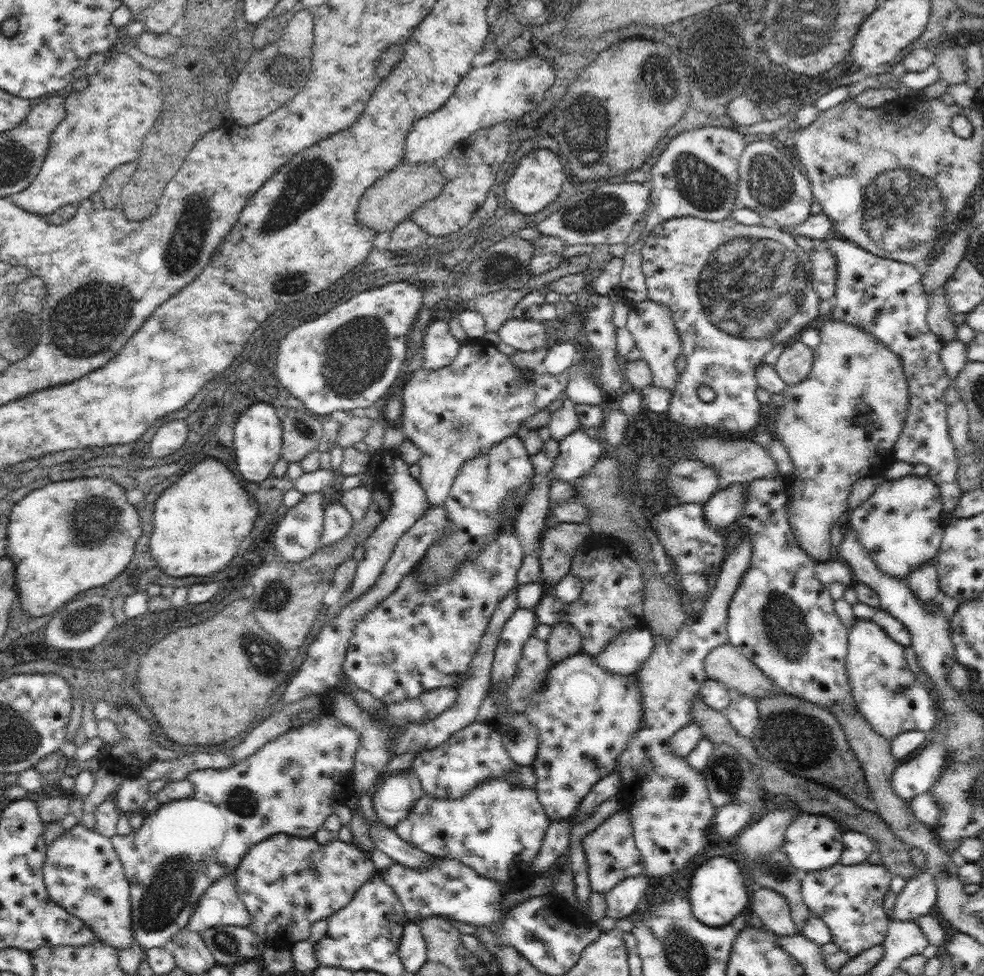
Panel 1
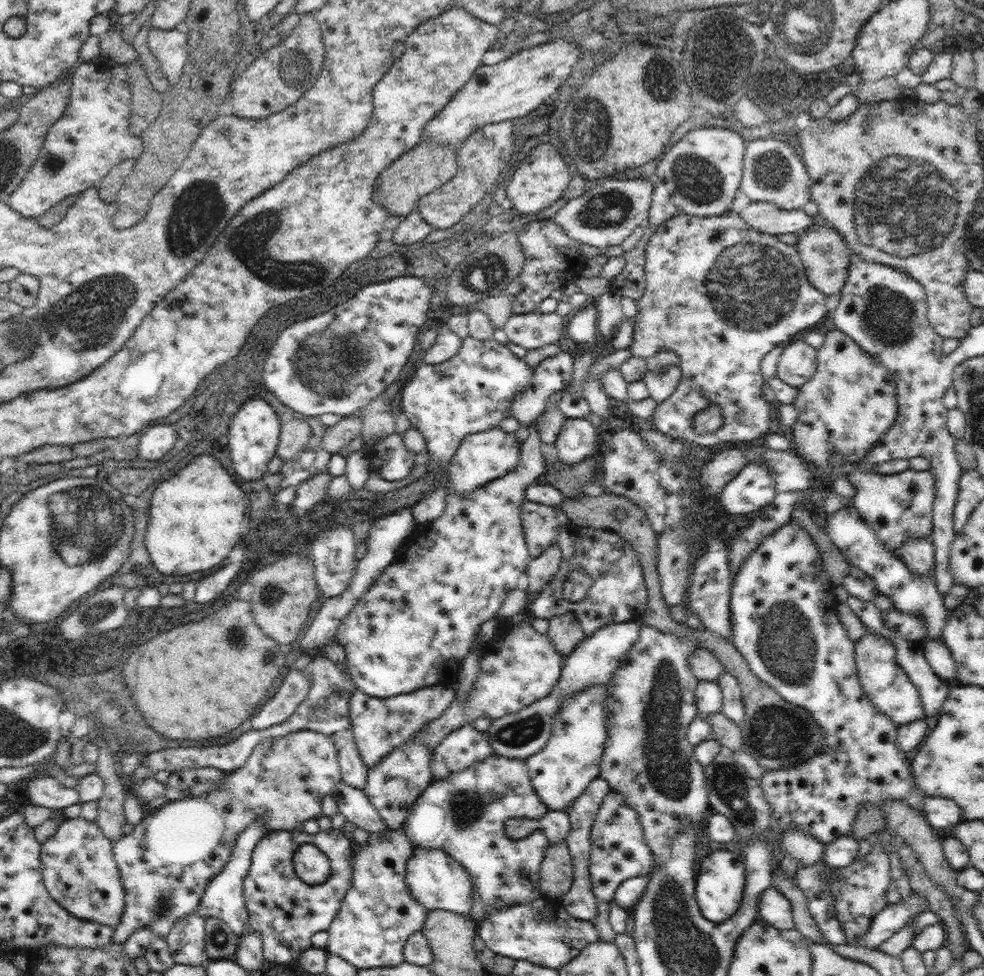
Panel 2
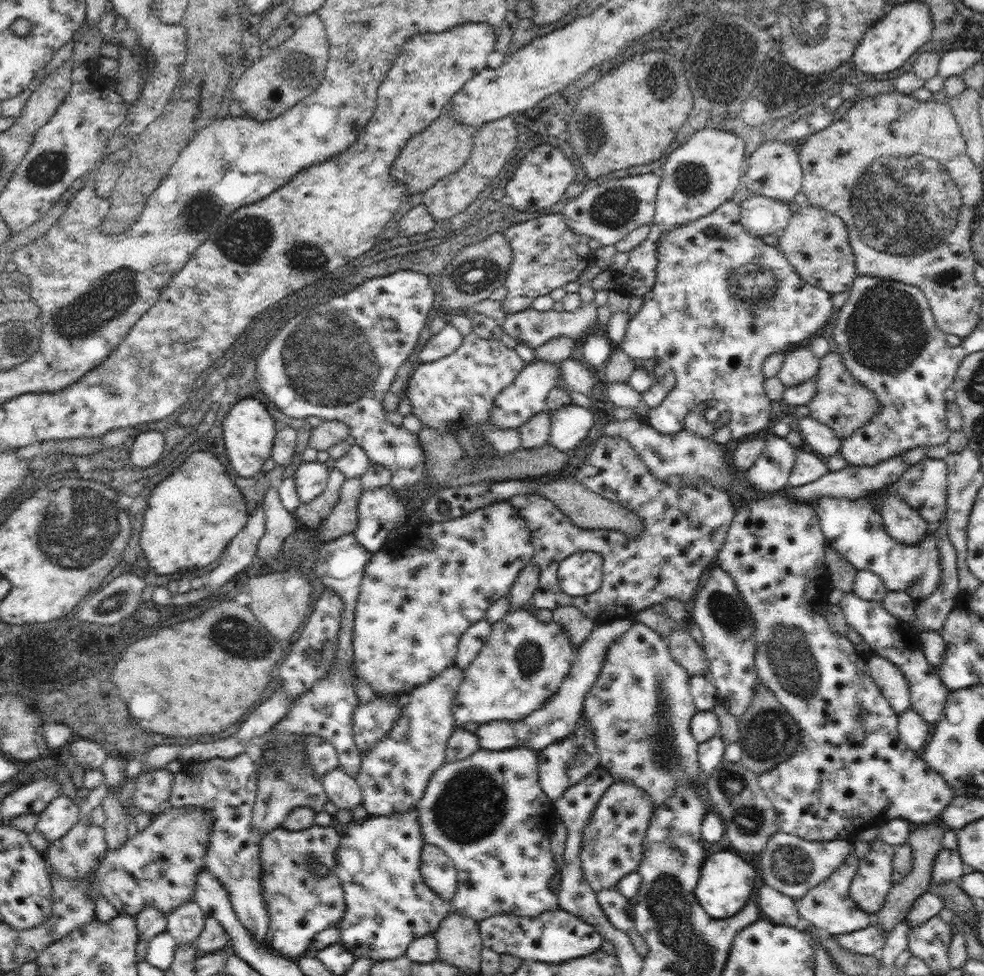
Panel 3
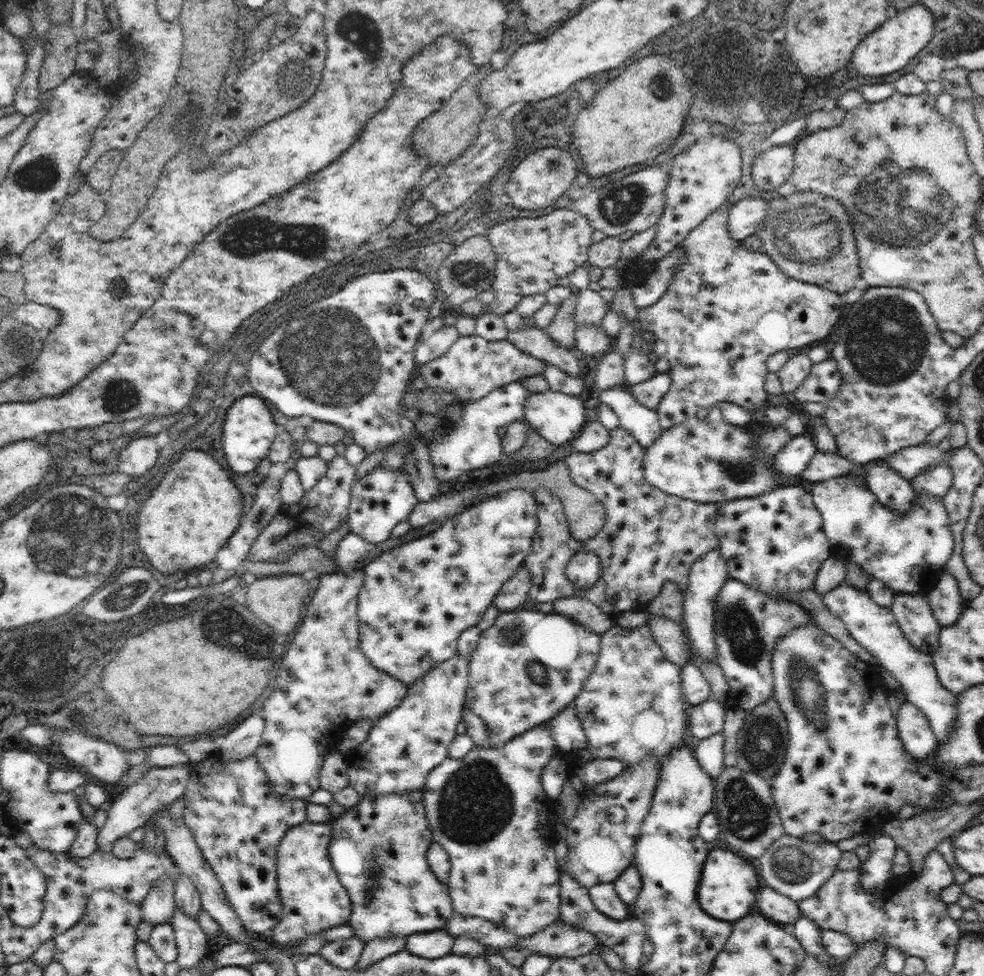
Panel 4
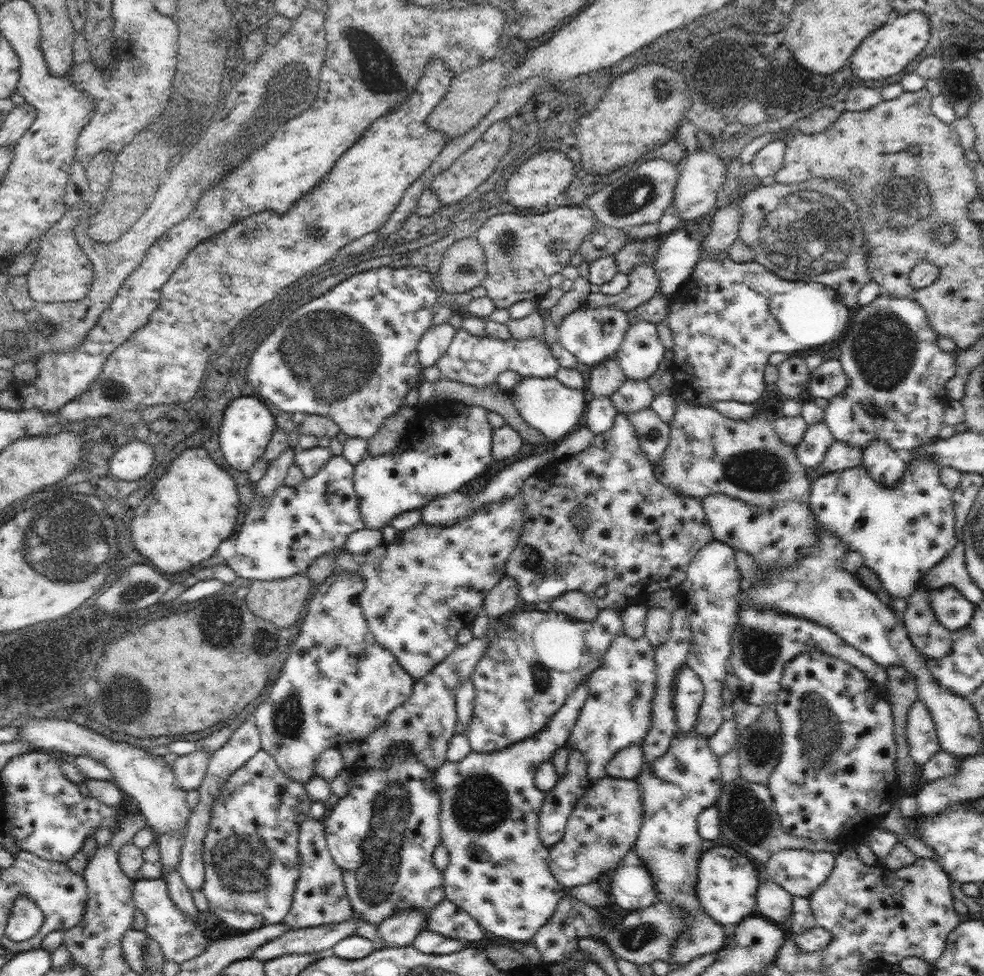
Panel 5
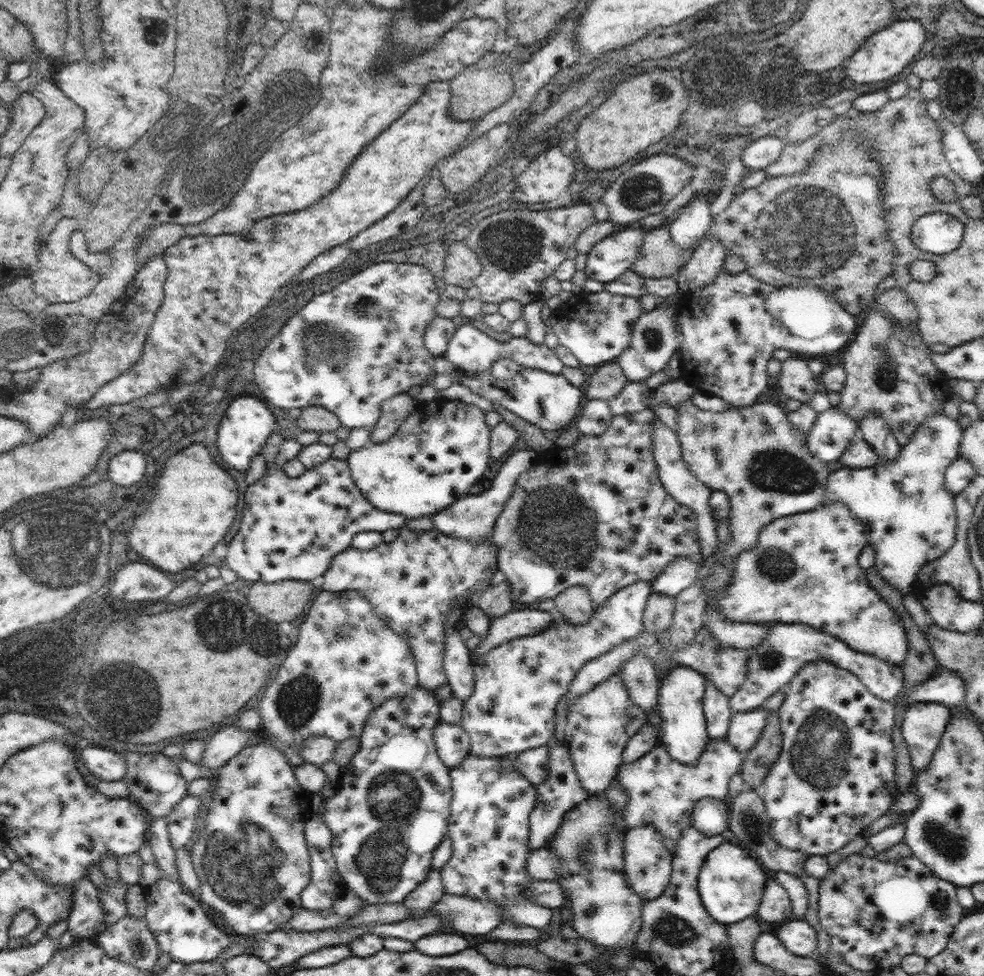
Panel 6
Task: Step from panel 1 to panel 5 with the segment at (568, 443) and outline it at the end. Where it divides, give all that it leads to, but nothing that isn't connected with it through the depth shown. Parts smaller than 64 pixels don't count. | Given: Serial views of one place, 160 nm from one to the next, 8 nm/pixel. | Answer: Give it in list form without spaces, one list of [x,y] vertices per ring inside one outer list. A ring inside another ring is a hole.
[[[524,376],[516,387],[506,391],[512,399],[520,416],[532,427],[537,428],[546,439],[561,440],[578,426],[580,418],[587,409],[583,391],[574,390],[560,382],[555,376],[550,378],[536,378]]]

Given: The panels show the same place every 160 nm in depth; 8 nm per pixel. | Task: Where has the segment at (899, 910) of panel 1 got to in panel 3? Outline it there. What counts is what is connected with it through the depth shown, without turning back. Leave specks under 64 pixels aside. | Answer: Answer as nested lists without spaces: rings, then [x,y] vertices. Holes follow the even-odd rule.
[[[872,925],[846,934],[832,935],[843,949],[854,954],[879,954],[885,943],[885,932],[880,925]]]

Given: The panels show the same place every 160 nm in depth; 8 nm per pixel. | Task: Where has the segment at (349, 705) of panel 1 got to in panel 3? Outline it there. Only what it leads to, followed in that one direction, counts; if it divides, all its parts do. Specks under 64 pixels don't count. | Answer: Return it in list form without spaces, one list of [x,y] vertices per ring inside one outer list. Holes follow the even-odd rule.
[[[374,699],[357,707],[353,729],[355,743],[361,753],[366,754],[391,731],[403,711],[402,702]]]

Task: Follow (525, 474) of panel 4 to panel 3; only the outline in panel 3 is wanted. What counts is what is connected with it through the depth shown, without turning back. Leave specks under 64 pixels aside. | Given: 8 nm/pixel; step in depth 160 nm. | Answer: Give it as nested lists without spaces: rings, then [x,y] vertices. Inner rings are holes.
[[[574,475],[572,477],[560,477],[552,481],[549,480],[548,483],[538,481],[537,486],[535,486],[535,492],[554,502],[554,505],[562,510],[562,513],[570,517],[570,520],[574,522],[574,526],[578,526],[579,529],[587,530],[588,532],[616,530],[634,539],[634,537],[640,535],[642,527],[644,527],[644,521],[636,513],[626,508],[621,502],[608,500],[601,494],[590,490]]]

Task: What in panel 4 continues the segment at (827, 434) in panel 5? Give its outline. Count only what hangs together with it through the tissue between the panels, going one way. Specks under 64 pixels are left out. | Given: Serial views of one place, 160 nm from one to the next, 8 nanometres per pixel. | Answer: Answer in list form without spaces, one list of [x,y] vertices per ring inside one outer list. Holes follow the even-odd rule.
[[[810,432],[790,437],[790,440],[775,454],[773,468],[782,477],[800,475],[818,451]]]

